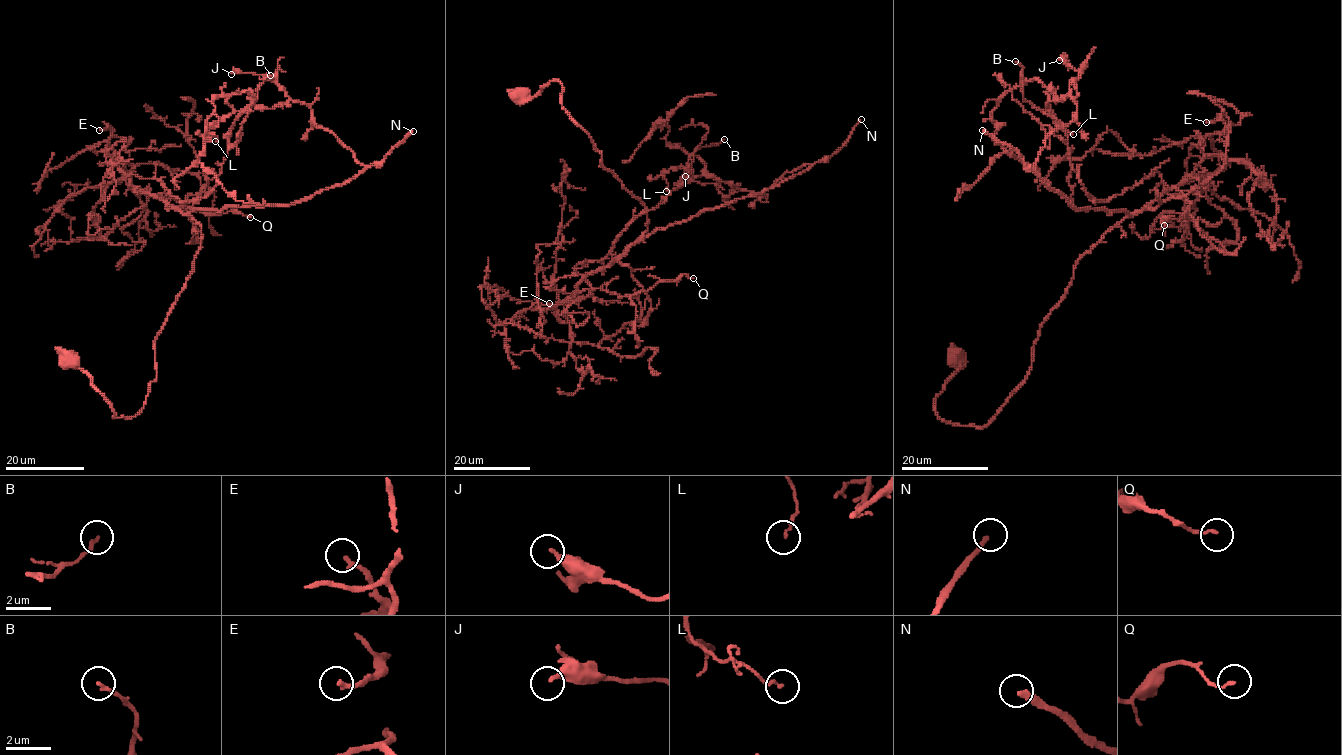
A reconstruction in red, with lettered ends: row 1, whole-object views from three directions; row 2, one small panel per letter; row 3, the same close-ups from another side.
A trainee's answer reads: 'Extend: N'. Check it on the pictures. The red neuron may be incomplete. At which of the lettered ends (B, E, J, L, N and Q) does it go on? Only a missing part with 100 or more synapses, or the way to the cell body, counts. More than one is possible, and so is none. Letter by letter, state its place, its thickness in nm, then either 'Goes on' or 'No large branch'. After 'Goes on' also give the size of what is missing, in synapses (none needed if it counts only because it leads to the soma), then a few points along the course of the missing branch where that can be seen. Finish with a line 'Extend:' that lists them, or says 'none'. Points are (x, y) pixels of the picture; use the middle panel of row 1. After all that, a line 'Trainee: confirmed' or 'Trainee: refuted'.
B: Place: (724, 139). Thickness 150 nm. No large branch
E: Place: (549, 303). Thickness 200 nm. No large branch
J: Place: (685, 176). Thickness 240 nm. No large branch
L: Place: (666, 191). Thickness 140 nm. No large branch
N: Place: (861, 119). Thickness 260 nm. Goes on. Roughly 250 synapses. Course of what is missing: (861, 119), (871, 111), (886, 123), (875, 150), (845, 155), (809, 198), (719, 256), (627, 216), (587, 172)
Q: Place: (693, 278). Thickness 100 nm. No large branch
Extend: N
Trainee: confirmed

